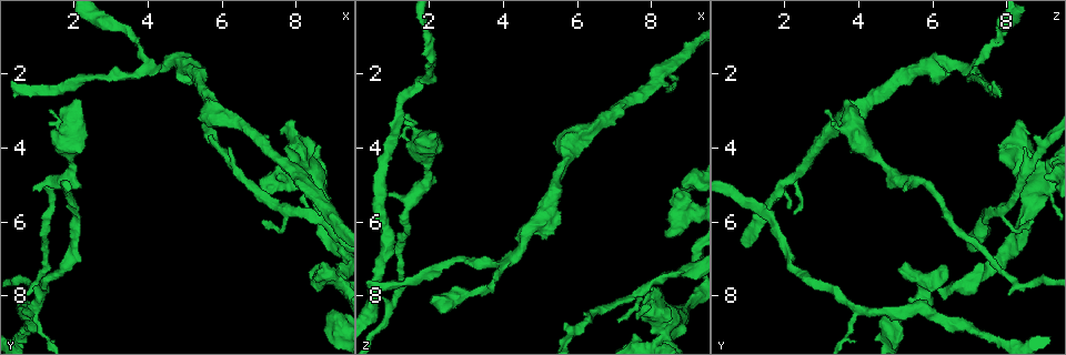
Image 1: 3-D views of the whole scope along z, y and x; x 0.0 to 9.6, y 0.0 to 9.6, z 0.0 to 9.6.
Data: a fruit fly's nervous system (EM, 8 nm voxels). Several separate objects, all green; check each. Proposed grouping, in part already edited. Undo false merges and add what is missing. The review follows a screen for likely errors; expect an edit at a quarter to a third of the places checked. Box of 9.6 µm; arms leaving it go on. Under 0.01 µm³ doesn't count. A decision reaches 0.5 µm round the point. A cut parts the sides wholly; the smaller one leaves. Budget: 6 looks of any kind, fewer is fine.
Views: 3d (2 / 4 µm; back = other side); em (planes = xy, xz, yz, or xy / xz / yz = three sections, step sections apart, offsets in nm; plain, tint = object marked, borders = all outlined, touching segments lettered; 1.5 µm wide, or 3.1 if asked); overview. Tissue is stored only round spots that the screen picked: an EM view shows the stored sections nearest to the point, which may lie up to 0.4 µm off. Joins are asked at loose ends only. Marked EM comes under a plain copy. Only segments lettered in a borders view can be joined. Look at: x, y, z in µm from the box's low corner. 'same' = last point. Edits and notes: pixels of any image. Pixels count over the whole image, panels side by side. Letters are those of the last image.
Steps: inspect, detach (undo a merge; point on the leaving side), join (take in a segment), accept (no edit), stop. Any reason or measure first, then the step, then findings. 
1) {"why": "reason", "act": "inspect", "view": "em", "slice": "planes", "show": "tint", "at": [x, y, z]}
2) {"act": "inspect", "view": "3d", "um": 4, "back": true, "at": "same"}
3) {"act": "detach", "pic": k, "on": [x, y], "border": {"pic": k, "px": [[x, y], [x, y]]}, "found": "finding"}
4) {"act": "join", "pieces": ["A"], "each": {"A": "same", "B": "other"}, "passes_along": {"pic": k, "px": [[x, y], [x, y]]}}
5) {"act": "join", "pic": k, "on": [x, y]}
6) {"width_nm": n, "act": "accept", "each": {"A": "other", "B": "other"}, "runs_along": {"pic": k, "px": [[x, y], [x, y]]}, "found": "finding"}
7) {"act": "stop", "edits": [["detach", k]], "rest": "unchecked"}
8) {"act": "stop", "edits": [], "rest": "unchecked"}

{"act": "inspect", "view": "em", "slice": "xy", "step": 8, "show": "tint", "at": [4.05, 1.90, 7.10]}

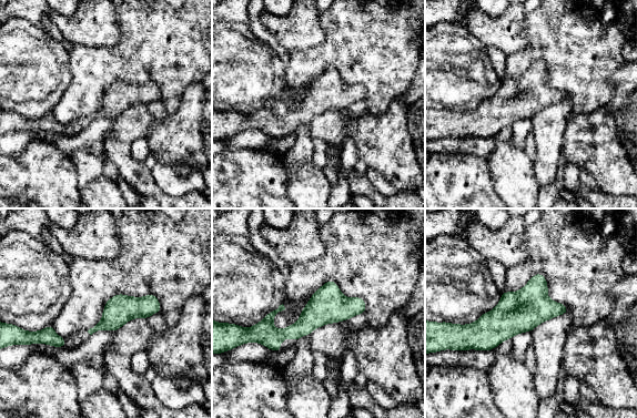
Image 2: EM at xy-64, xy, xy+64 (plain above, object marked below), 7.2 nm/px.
{"why": "cut it another way", "act": "inspect", "view": "em", "slice": "planes", "show": "borders", "at": "same"}

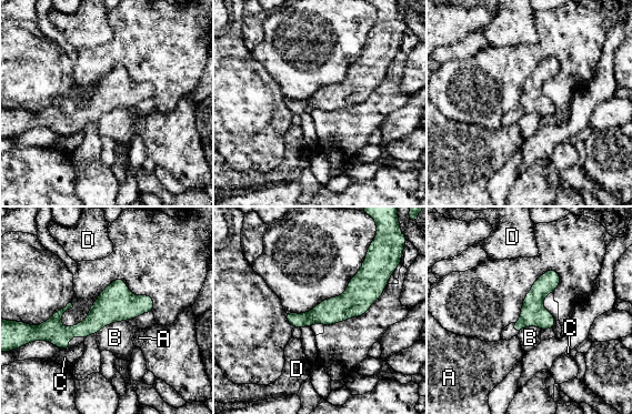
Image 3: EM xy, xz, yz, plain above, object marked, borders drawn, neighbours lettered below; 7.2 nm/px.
{"act": "accept", "each": {"A": "other", "B": "other", "C": "other", "D": "other"}, "runs_along": {"pic": 3, "px": [[150, 301], [111, 305], [82, 330], [42, 331]]}, "found": "all the same neuron"}

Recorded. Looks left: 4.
{"why": "sudden change in width", "act": "inspect", "view": "3d", "um": 4, "at": [5.75, 2.85, 4.20]}

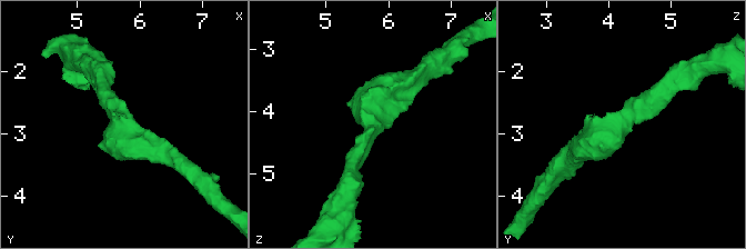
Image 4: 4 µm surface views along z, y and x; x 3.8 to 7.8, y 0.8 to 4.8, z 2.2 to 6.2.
{"arm_widths_nm": [240, 440], "why": "need the tissue", "act": "inspect", "view": "em", "slice": "yz", "step": 4, "show": "borders", "at": [5.75, 2.90, 4.20]}

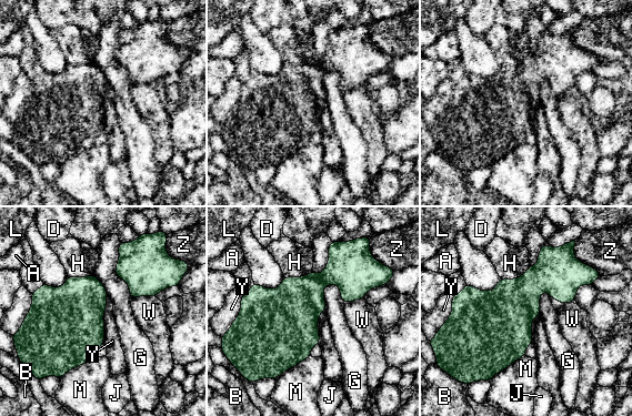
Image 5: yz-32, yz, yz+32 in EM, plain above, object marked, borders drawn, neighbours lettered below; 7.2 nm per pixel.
{"width_nm": 280, "act": "accept", "each": {"A": "other", "B": "other", "D": "other", "G": "other", "H": "other", "J": "other", "L": "other", "M": "other", "W": "other", "Y": "other", "Z": "other"}, "border": {"pic": 5, "px": [[120, 242], [116, 274], [131, 298]]}, "found": "continuous, no second neuron"}

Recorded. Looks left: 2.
{"why": "branch stops here", "act": "inspect", "view": "em", "slice": "xz", "step": 8, "show": "borders", "at": [1.40, 3.05, 3.05]}

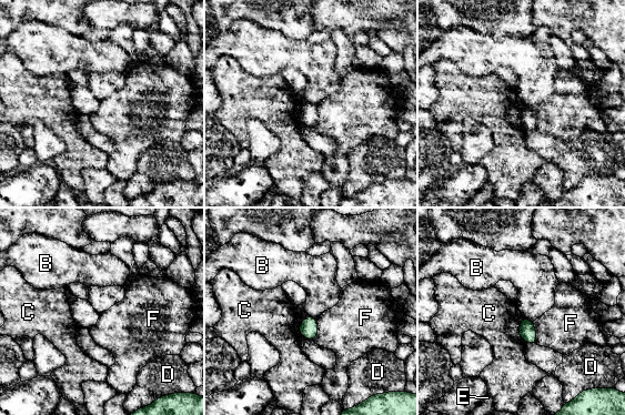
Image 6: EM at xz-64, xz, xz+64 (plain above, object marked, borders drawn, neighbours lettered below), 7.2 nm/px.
{"why": "another direction", "act": "inspect", "view": "em", "slice": "planes", "show": "borders", "at": "same"}

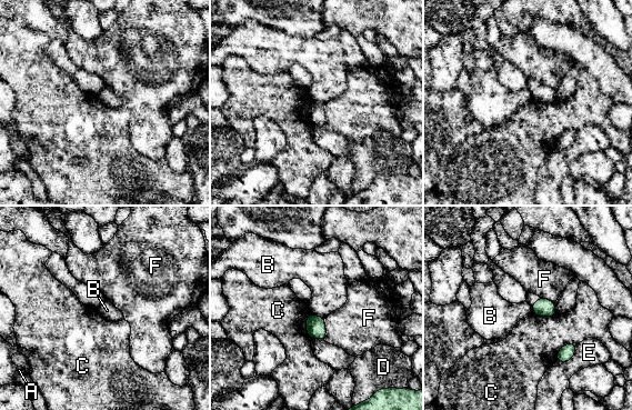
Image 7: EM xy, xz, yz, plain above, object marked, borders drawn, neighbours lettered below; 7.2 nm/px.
{"act": "accept", "each": {"A": "other", "B": "other", "C": "other", "D": "other", "E": "other", "F": "other"}, "found": "none of them fits"}

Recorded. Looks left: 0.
{"act": "stop", "edits": [], "rest": "unchecked"}

